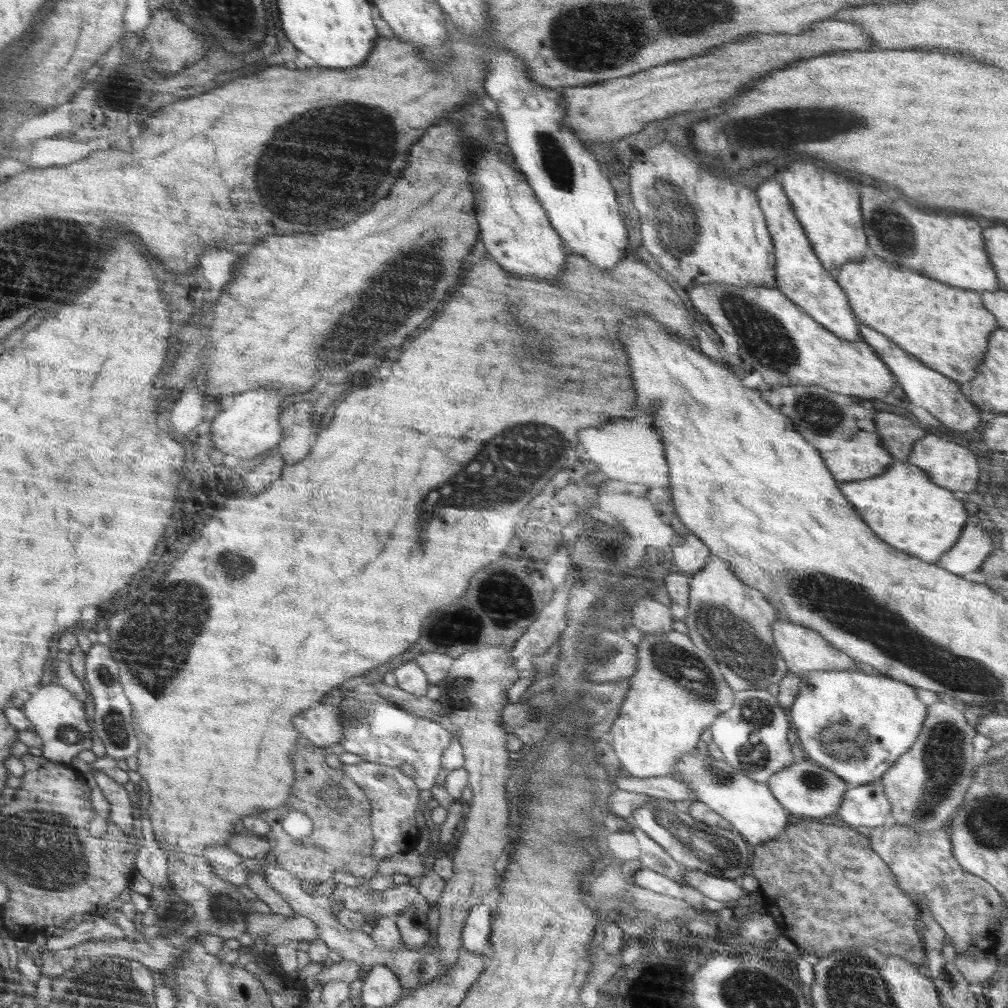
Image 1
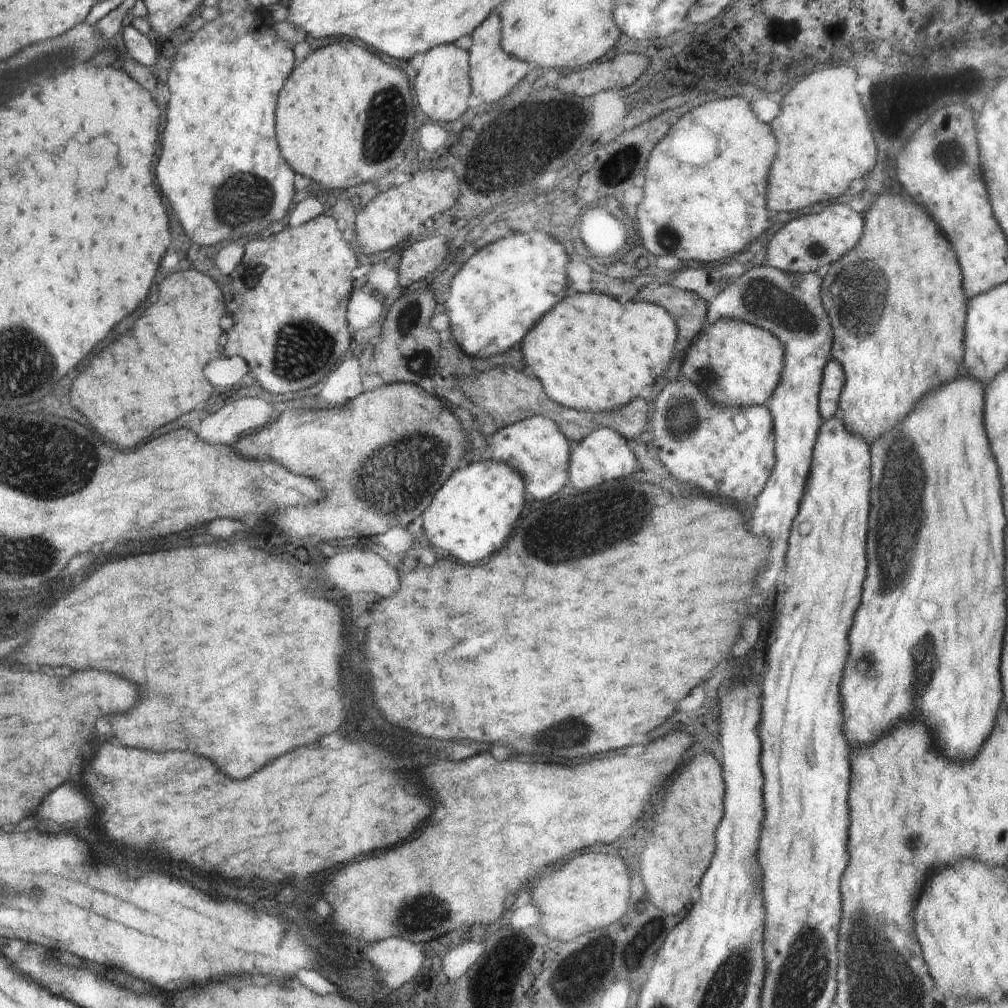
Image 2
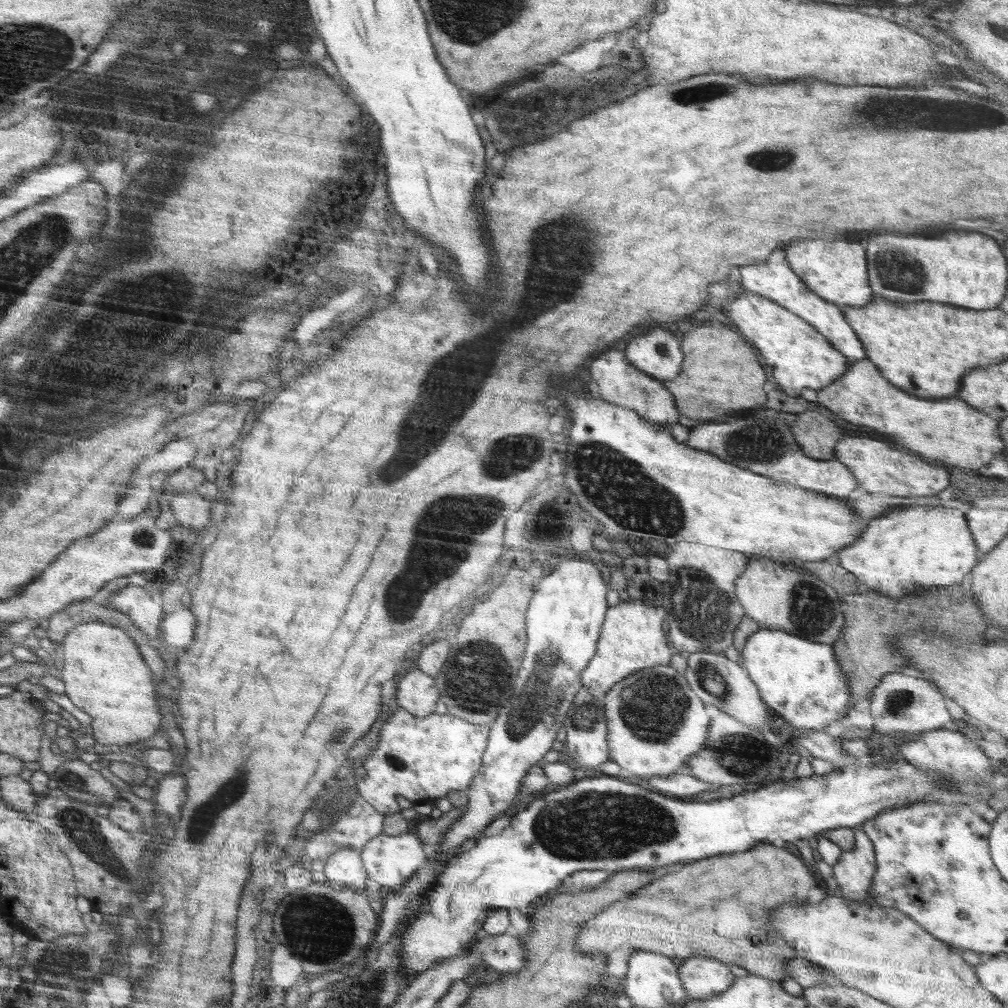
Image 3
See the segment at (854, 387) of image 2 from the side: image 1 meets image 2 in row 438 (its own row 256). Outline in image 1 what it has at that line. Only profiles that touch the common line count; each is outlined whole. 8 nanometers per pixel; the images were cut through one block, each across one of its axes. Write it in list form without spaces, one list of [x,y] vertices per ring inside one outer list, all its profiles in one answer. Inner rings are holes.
[[[868,246],[865,258],[860,262],[844,264],[835,281],[846,293],[857,322],[863,322],[876,332],[887,336],[902,350],[914,354],[926,366],[950,377],[965,389],[977,375],[978,366],[985,358],[991,334],[999,328],[995,316],[983,305],[979,291],[942,284],[933,278],[926,278],[924,274],[910,272],[904,268],[878,258]]]

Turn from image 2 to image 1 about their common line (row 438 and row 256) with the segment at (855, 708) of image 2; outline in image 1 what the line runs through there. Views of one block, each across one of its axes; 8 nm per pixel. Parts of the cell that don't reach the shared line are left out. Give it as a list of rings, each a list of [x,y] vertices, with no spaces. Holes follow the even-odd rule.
[[[864,188],[860,196],[867,244],[878,258],[912,268],[950,286],[979,292],[999,289],[997,274],[984,249],[982,228],[976,220],[964,216],[934,216],[914,210],[904,200],[886,202],[888,196],[876,188]]]

